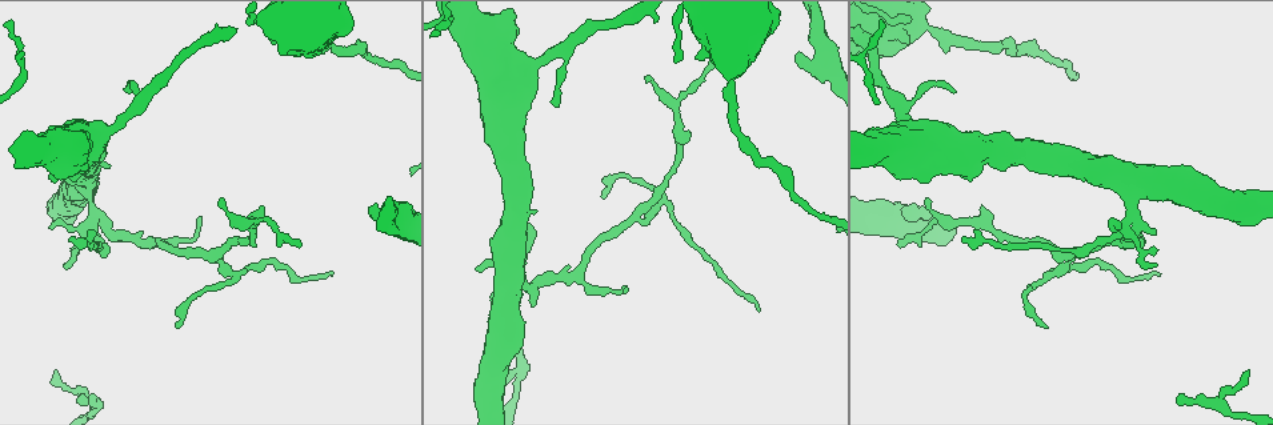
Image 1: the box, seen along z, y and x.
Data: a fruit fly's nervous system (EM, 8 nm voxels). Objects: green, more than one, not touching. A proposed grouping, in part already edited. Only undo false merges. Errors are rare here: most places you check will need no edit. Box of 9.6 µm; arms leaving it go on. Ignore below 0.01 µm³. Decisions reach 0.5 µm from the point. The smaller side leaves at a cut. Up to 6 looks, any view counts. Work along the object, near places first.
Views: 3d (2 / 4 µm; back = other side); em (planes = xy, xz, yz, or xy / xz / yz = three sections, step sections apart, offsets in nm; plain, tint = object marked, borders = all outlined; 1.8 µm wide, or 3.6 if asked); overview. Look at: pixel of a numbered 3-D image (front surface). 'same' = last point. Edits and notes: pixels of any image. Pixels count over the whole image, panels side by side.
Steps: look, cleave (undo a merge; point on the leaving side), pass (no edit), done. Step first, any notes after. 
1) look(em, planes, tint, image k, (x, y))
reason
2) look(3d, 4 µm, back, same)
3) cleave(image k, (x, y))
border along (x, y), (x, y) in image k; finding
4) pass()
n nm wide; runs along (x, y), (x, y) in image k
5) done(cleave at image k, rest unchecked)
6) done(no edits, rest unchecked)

look(3d, 4 µm, back, image 1, (1048, 57))
calibre changes

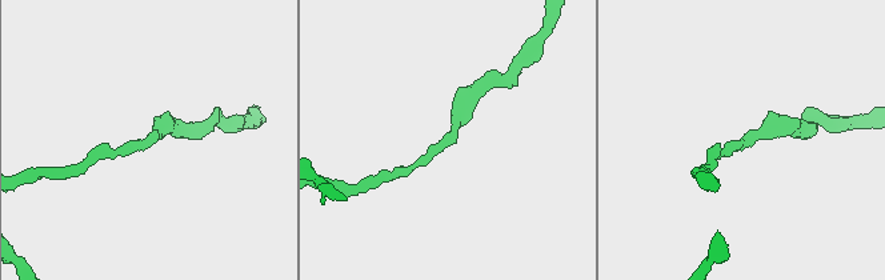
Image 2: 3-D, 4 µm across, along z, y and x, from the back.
look(em, xz, step 16, tint, image 2, (150, 136))
shape alone is not enough

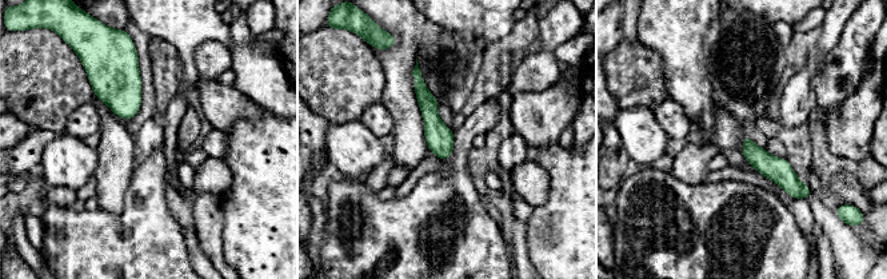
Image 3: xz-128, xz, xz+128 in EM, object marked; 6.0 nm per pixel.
look(em, xy, step 4, tint, same)
another direction

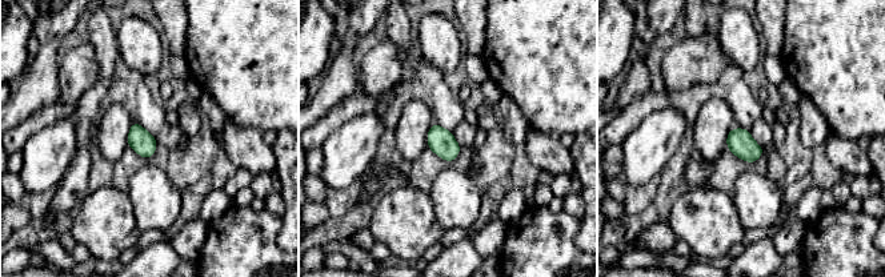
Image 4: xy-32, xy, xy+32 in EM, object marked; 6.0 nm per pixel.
pass()
continuous, no second neuron

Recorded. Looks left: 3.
look(3d, 4 µm, image 1, (247, 220))
a fork

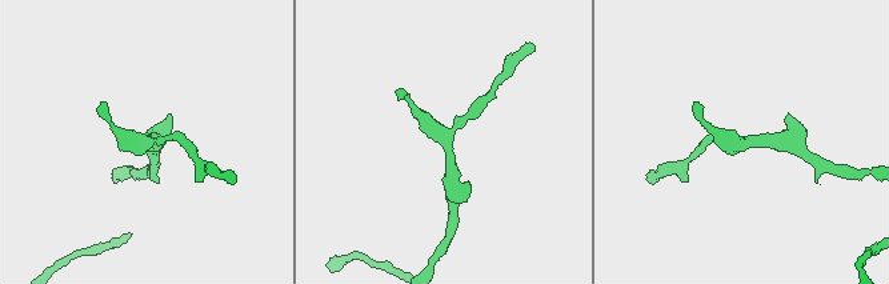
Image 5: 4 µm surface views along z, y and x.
look(em, planes, borders, image 5, (740, 144))
shape alone is not enough

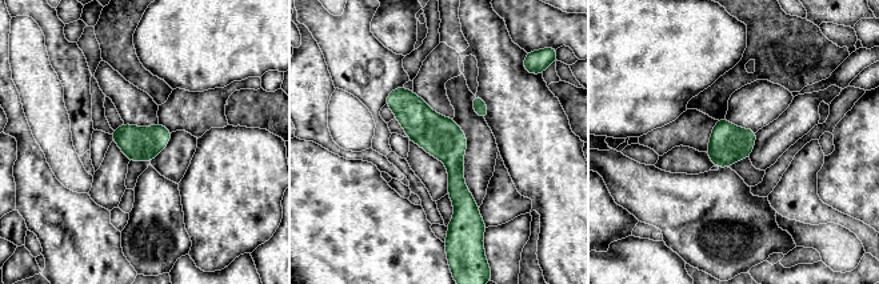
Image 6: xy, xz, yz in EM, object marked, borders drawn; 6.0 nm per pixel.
pass()
200 nm wide; continuous, no second neuron

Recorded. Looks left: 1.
look(em, planes, tint, image 1, (1221, 406))
arms part here

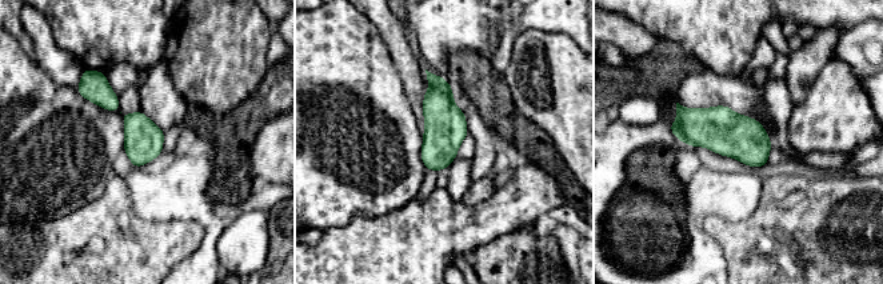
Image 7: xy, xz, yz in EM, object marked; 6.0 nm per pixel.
pass()
one neuron here

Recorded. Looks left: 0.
done(no edits, rest unchecked)

